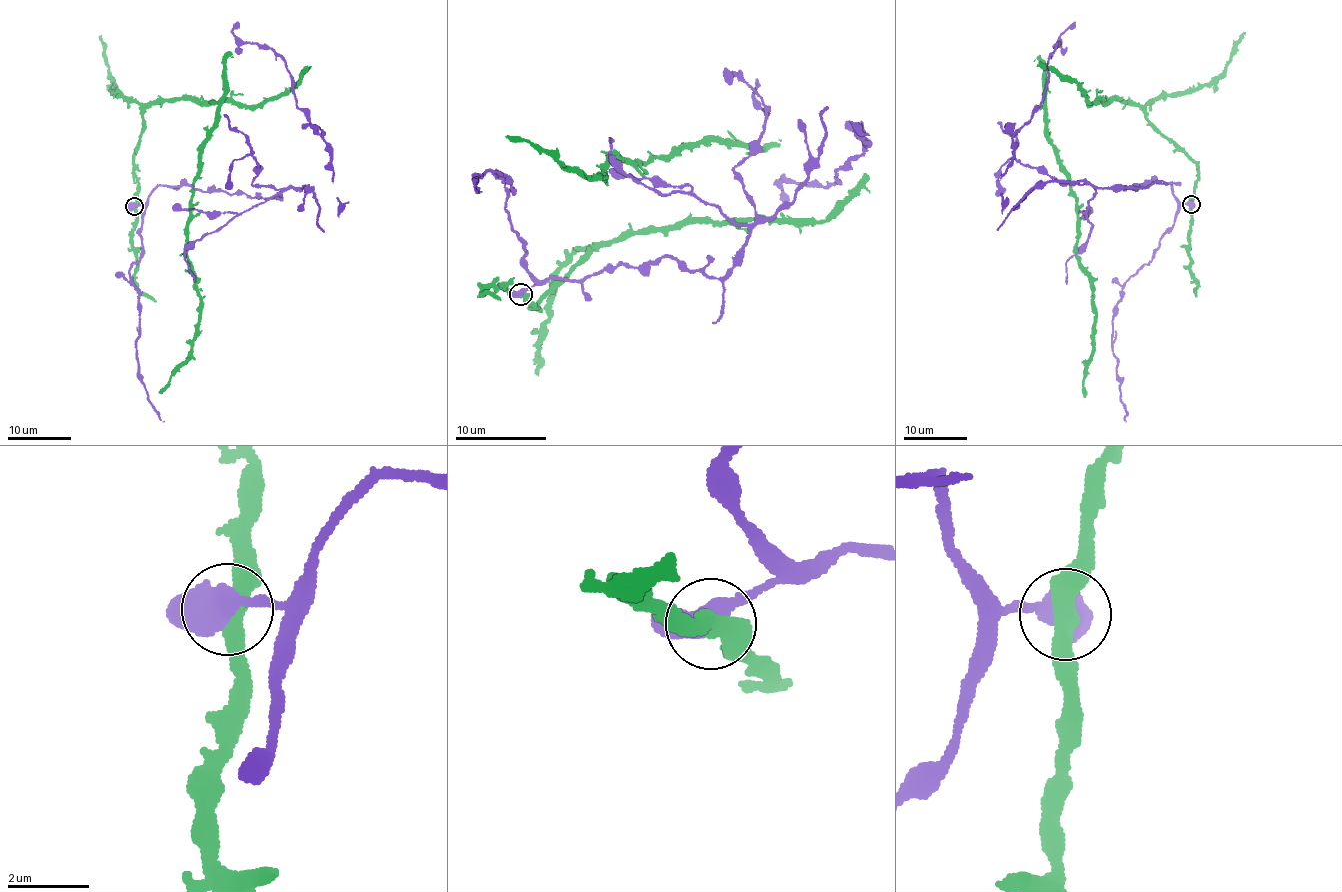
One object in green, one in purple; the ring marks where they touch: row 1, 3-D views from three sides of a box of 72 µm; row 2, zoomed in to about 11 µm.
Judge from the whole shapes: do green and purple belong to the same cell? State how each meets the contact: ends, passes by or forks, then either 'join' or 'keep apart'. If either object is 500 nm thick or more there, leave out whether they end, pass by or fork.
join

